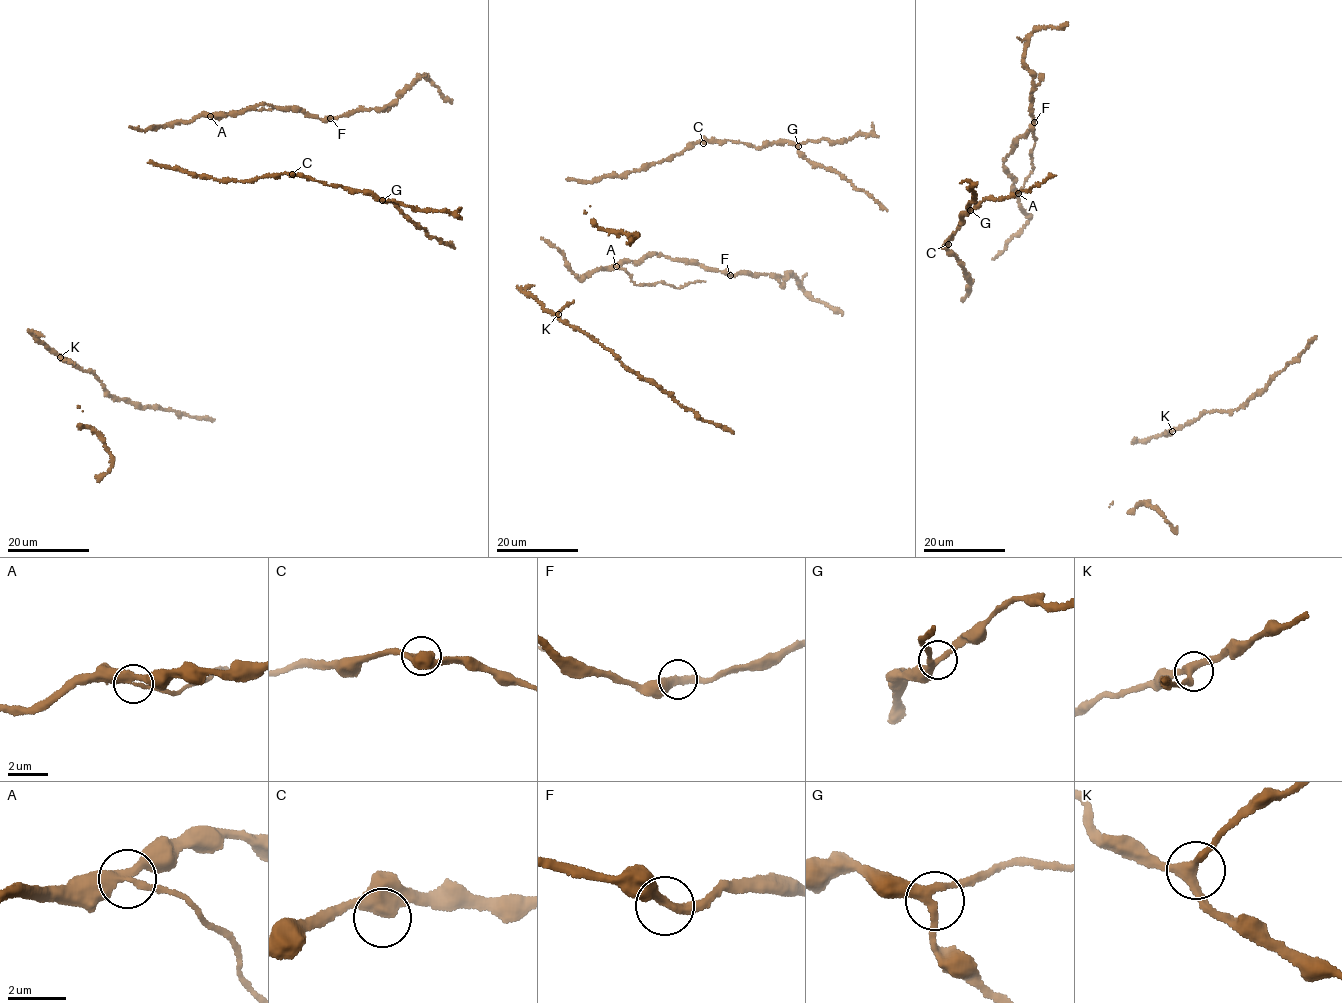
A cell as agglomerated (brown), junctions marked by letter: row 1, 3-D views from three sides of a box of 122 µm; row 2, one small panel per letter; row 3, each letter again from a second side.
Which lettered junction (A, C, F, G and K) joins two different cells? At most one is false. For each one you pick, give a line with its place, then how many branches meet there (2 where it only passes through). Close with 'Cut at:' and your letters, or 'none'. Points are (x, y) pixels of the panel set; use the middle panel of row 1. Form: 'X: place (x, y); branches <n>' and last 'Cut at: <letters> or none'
A: place (616, 266); branches 3
Cut at: A

